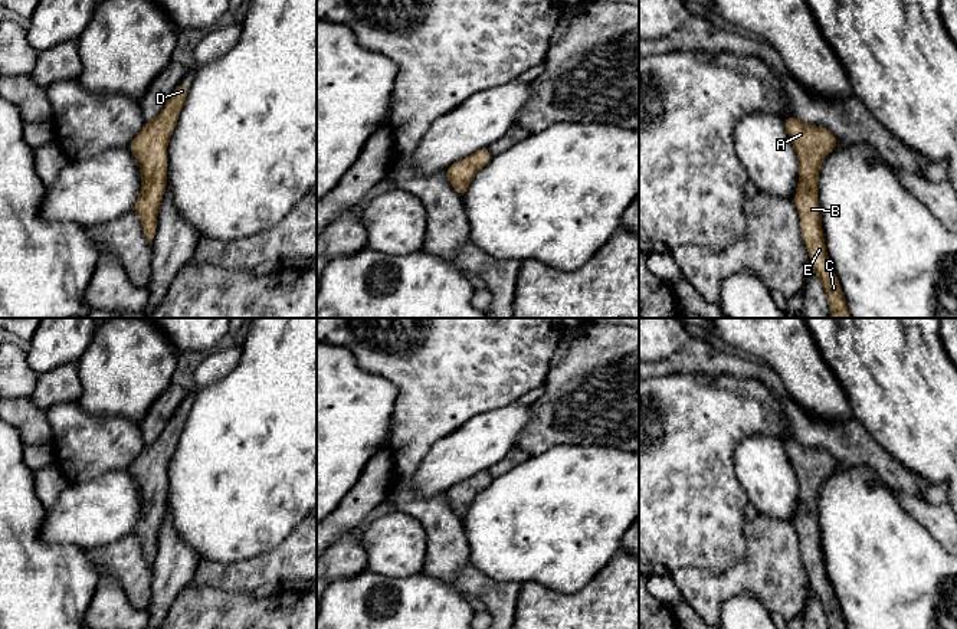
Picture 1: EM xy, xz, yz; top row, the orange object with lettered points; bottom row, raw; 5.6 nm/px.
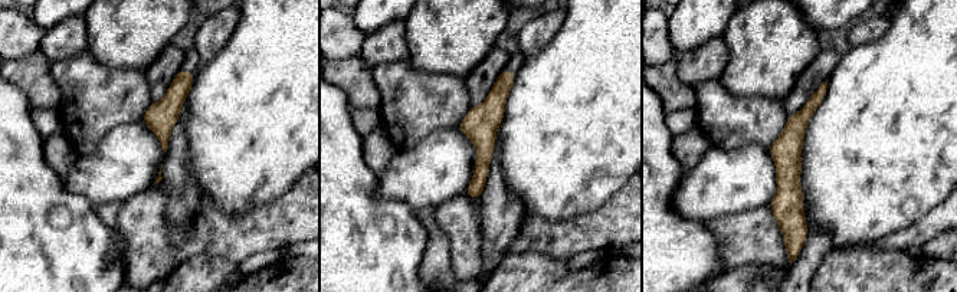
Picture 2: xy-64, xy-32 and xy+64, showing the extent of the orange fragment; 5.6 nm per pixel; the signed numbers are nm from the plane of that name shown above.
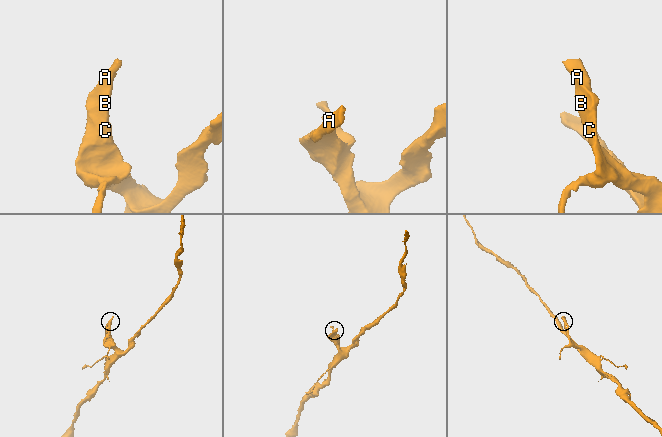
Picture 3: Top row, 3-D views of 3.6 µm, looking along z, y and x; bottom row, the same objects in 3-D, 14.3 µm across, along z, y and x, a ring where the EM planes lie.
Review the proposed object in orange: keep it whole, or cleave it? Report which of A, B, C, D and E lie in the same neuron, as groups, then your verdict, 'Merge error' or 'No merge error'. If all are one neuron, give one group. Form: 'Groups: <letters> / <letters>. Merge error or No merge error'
Groups: A B C D E. No merge error

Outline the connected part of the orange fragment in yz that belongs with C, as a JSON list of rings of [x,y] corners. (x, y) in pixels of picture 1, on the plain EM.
[[[794,439],[783,442],[783,446],[799,481],[799,505],[793,524],[812,590],[825,609],[829,629],[848,629],[826,574],[817,522],[819,492],[823,481],[838,469],[838,462],[827,451],[809,448]]]

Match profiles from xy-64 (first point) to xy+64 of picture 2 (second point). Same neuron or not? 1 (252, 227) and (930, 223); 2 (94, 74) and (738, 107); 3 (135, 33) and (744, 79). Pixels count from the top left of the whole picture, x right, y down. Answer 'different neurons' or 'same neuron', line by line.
1: same neuron
2: same neuron
3: same neuron

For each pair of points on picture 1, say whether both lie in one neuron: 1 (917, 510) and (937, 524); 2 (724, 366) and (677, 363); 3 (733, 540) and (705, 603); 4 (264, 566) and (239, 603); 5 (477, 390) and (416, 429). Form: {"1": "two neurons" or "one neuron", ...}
{"1": "one neuron", "2": "one neuron", "3": "two neurons", "4": "two neurons", "5": "one neuron"}

